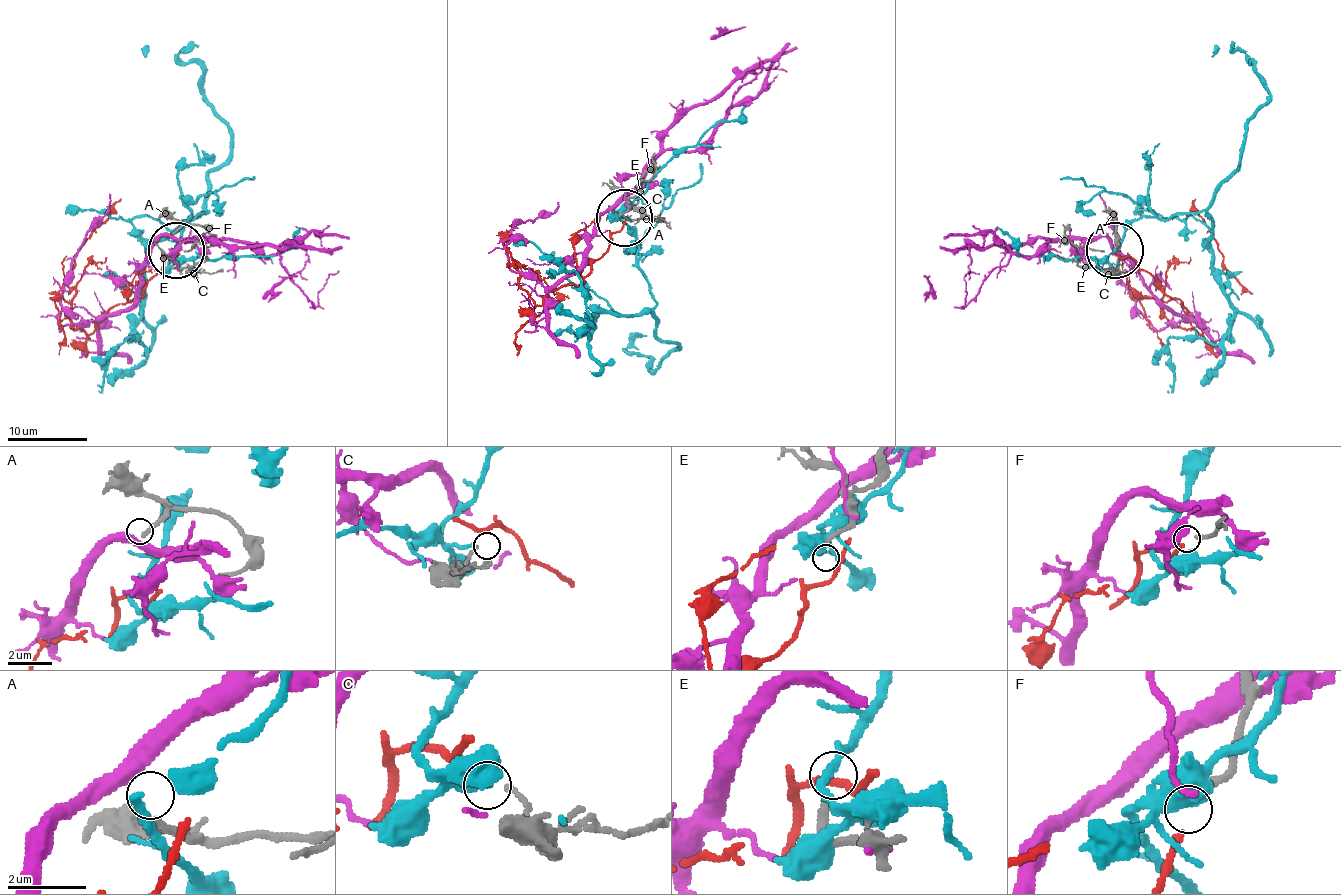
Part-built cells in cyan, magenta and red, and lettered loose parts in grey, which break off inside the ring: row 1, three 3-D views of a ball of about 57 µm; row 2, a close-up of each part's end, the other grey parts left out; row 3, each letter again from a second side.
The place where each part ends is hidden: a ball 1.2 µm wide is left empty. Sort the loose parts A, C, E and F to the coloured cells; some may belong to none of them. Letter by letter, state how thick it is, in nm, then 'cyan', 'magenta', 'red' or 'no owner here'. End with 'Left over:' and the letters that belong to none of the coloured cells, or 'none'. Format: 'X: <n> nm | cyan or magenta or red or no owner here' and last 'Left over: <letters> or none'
A: 190 nm | magenta
C: 110 nm | no owner here
E: 190 nm | no owner here
F: 170 nm | red
Left over: C, E

